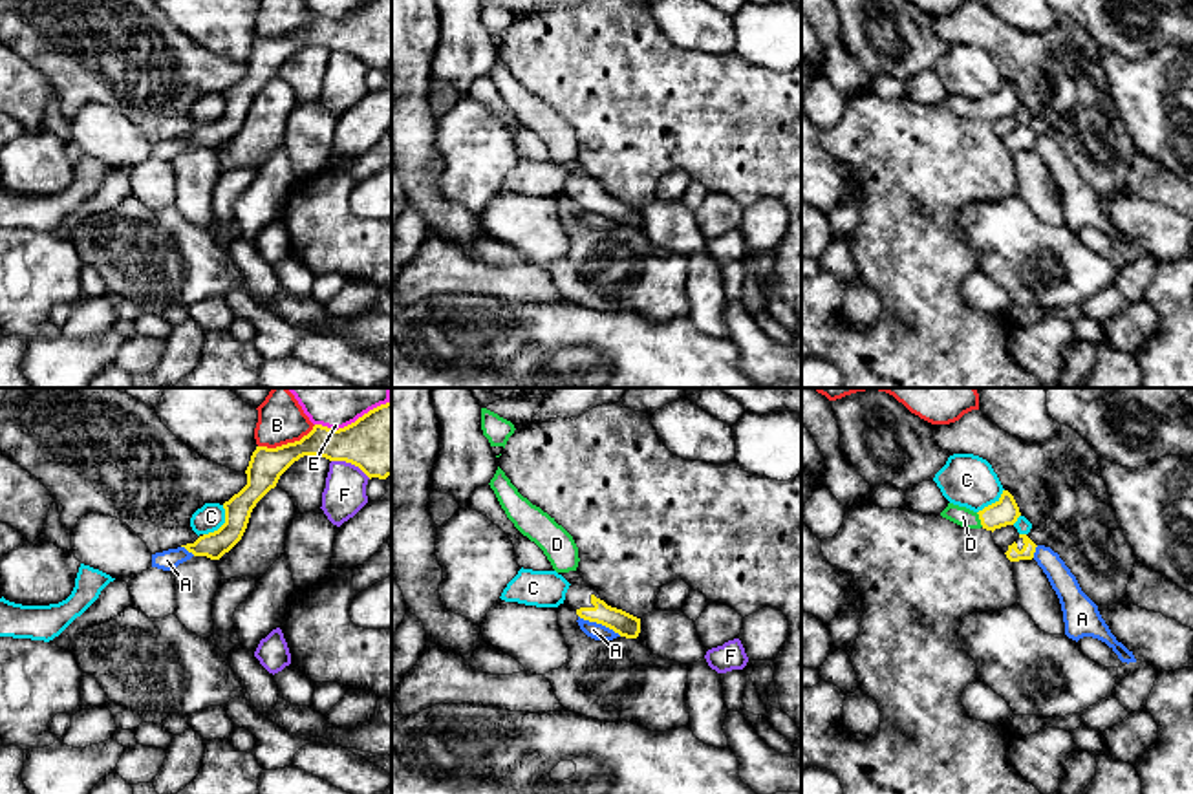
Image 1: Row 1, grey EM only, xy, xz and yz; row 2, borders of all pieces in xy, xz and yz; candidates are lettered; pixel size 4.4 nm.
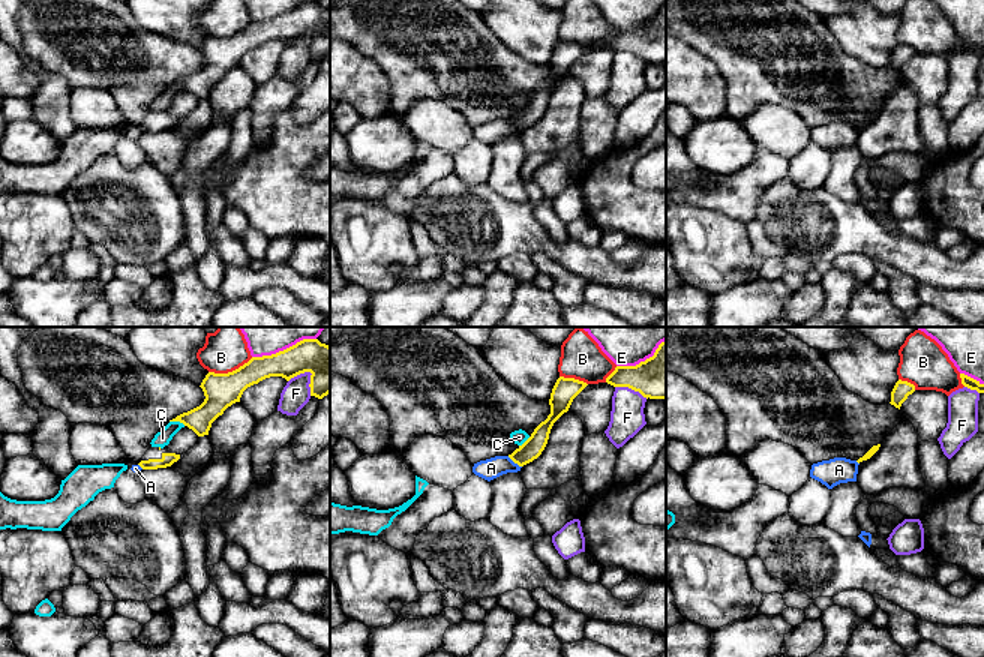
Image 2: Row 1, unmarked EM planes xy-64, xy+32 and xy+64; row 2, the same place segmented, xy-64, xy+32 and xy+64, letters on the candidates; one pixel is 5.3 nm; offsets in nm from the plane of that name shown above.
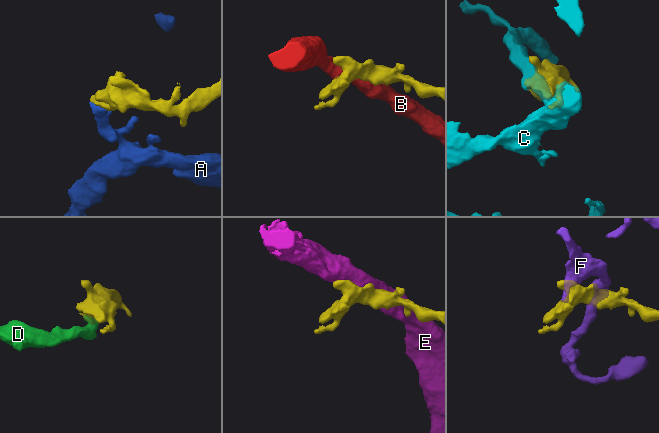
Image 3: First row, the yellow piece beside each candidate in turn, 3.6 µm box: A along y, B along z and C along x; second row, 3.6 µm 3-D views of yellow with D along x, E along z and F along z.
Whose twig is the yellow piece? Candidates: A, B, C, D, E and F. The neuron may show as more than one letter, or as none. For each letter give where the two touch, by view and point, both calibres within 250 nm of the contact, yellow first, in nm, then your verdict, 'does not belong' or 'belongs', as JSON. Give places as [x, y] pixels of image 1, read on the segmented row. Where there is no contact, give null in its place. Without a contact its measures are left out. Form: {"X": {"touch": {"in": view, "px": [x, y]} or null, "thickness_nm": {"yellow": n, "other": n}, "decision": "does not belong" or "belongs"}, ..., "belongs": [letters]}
{"A": {"touch": {"in": "xz", "px": [601, 622]}, "thickness_nm": {"yellow": 100, "other": 70}, "decision": "does not belong"}, "B": {"touch": {"in": "xy", "px": [288, 443]}, "thickness_nm": {"yellow": 150, "other": 200}, "decision": "does not belong"}, "C": {"touch": {"in": "xy", "px": [224, 524]}, "thickness_nm": {"yellow": 120, "other": 120}, "decision": "does not belong"}, "D": {"touch": {"in": "yz", "px": [979, 518]}, "thickness_nm": {"yellow": 120, "other": 90}, "decision": "belongs"}, "E": {"touch": {"in": "xy", "px": [352, 423]}, "thickness_nm": {"yellow": 320, "other": 320}, "decision": "does not belong"}, "F": {"touch": {"in": "xy", "px": [352, 463]}, "thickness_nm": {"yellow": 320, "other": 190}, "decision": "does not belong"}, "belongs": ["D"]}

